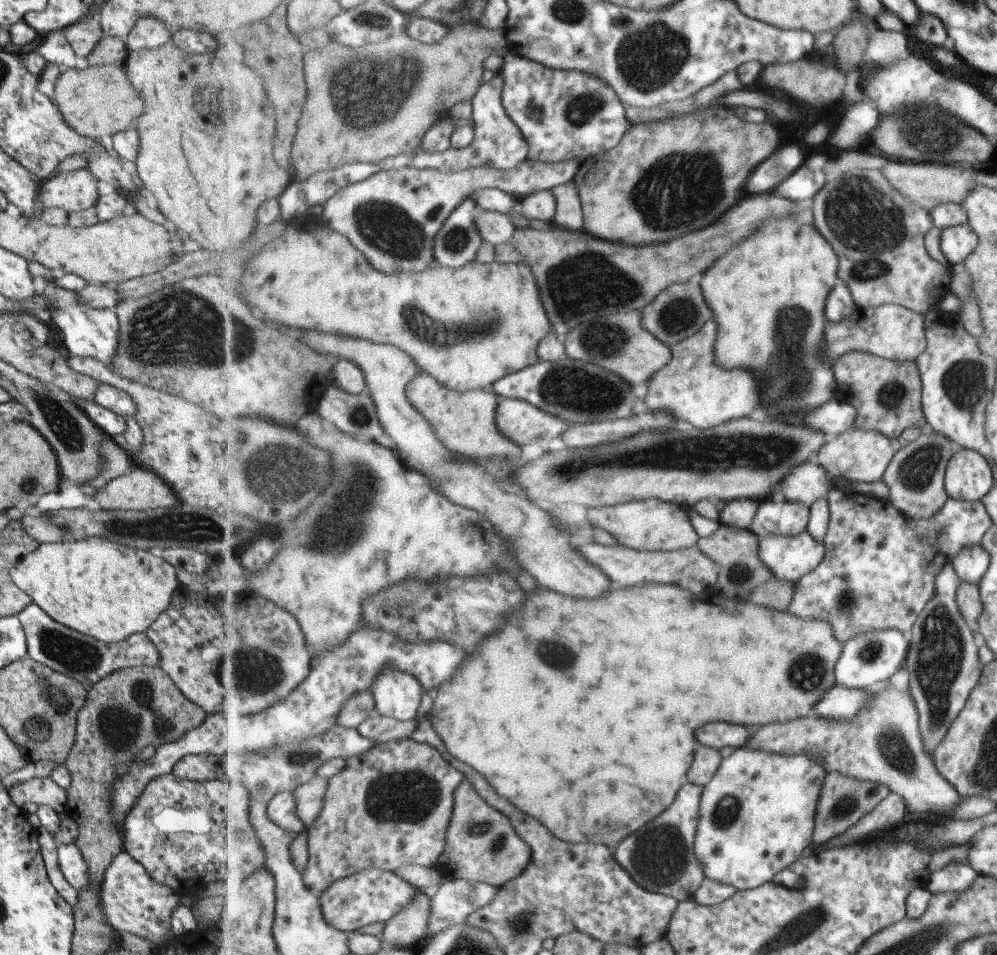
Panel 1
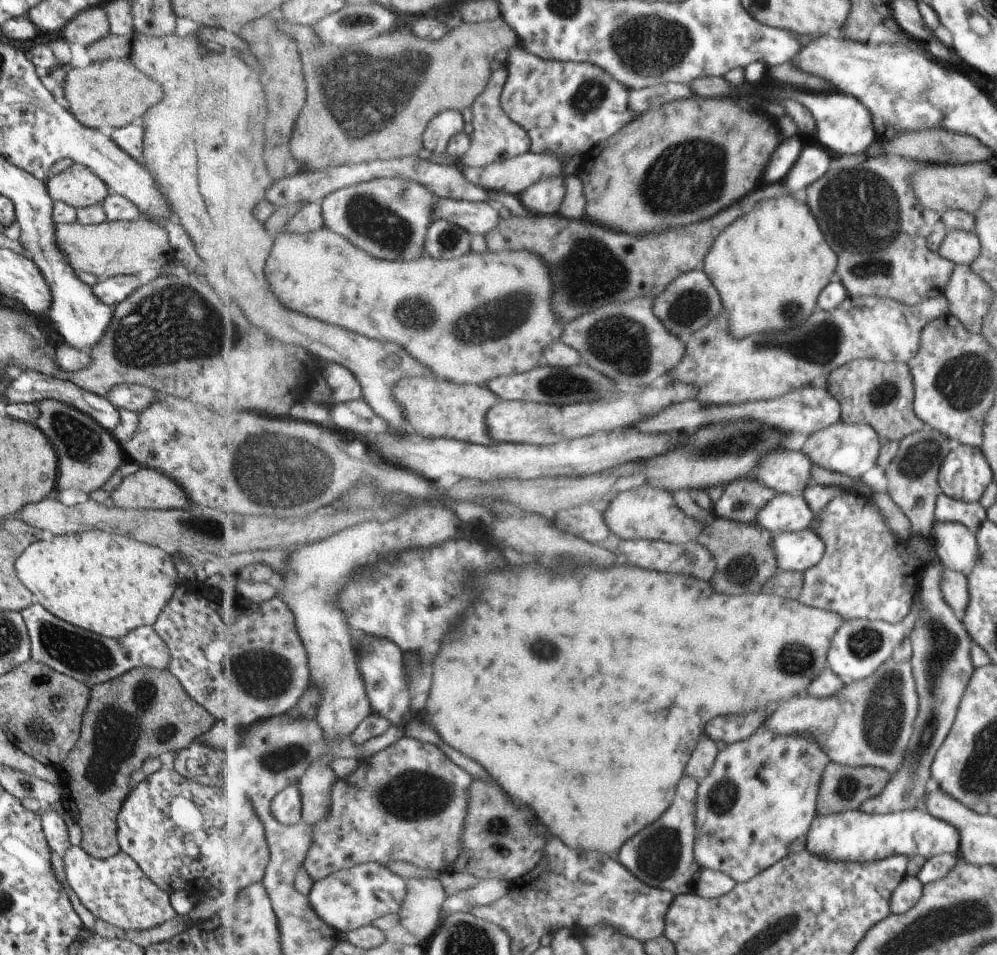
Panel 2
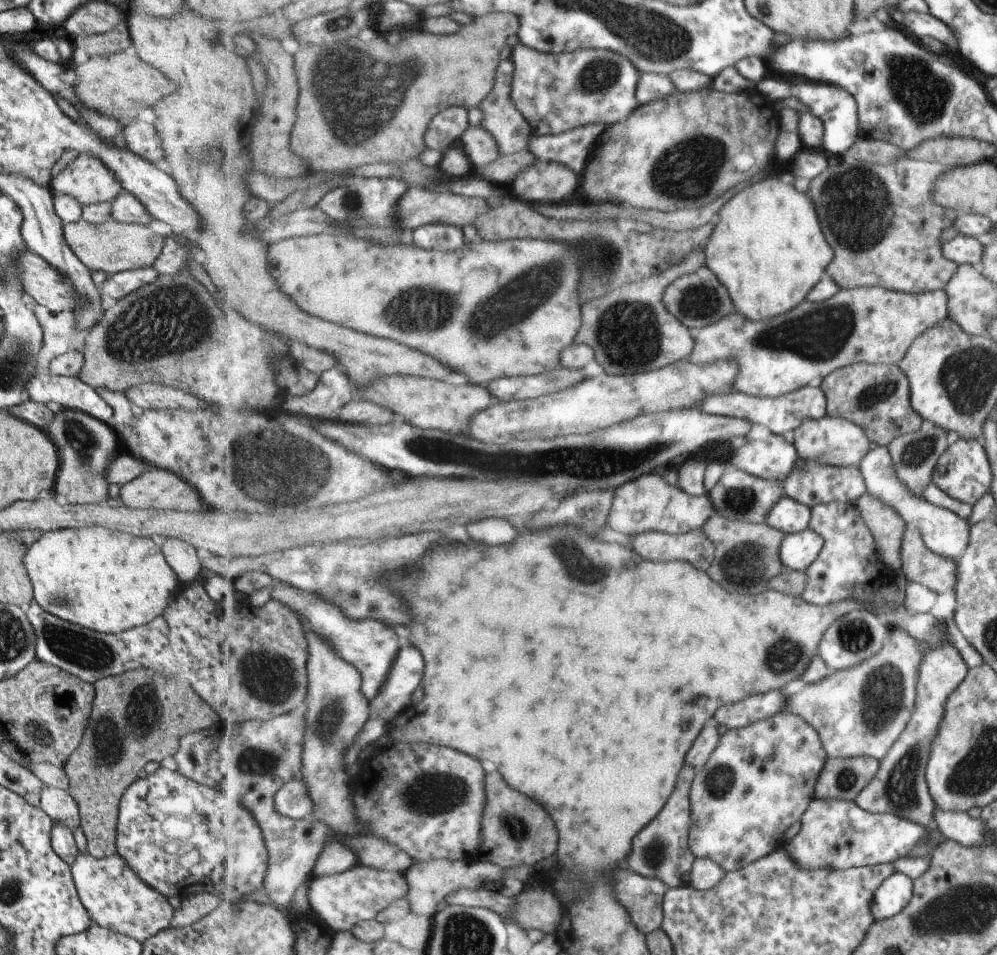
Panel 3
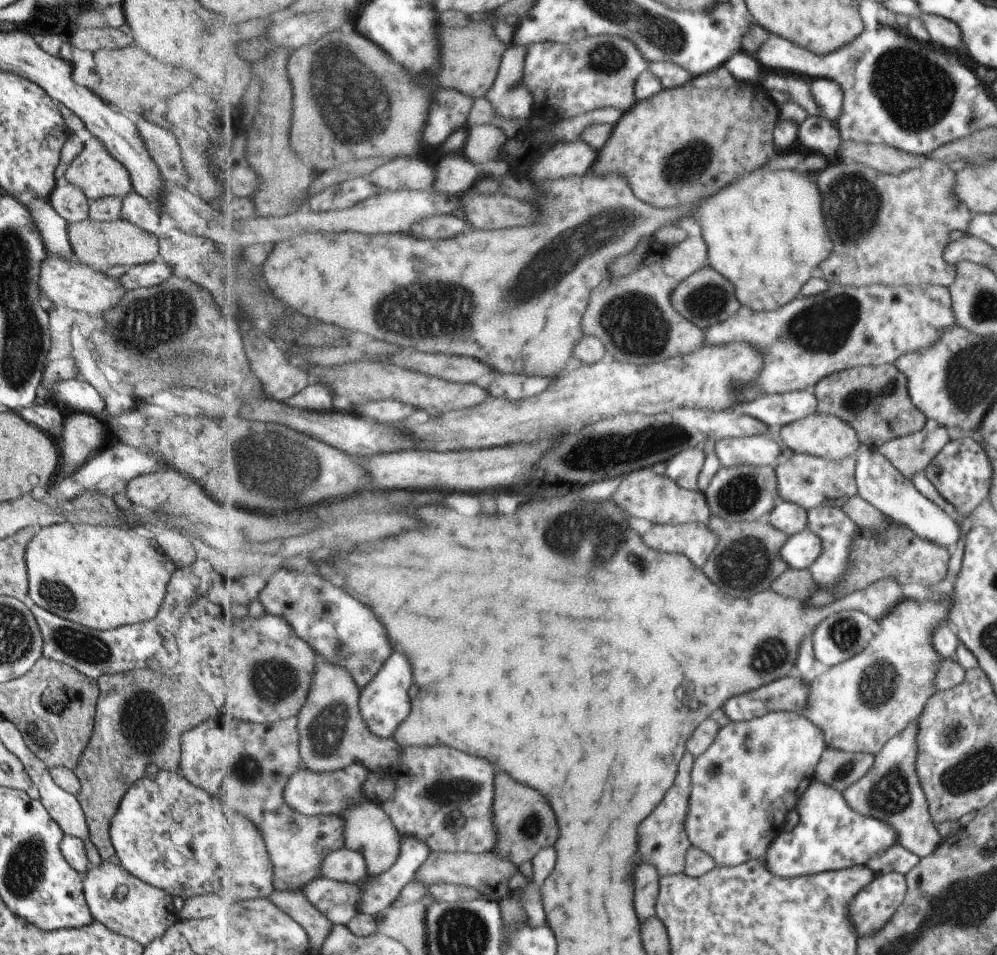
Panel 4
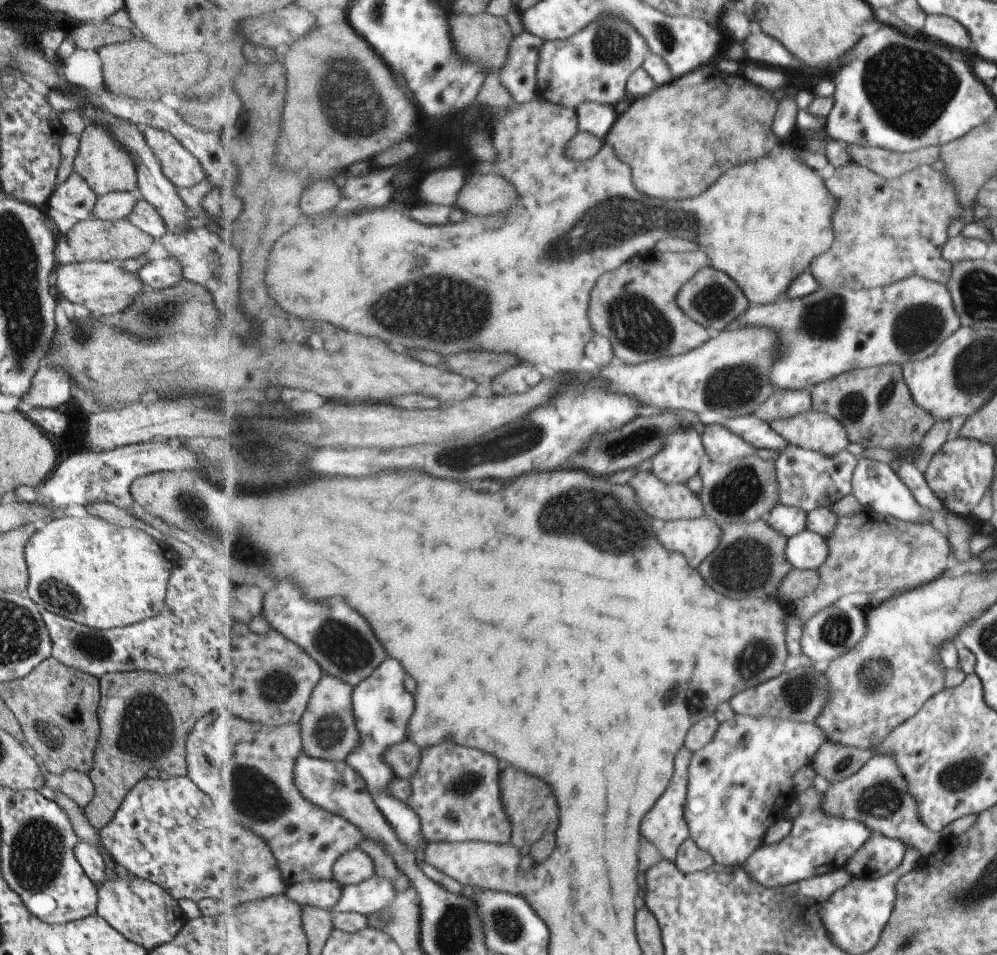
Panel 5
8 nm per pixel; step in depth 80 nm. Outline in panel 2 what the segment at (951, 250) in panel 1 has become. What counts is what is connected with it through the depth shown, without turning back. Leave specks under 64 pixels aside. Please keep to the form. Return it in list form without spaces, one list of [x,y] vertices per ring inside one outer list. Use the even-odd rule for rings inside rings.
[[[949,231],[938,246],[938,253],[948,261],[958,265],[969,265],[978,257],[981,243],[969,231]]]

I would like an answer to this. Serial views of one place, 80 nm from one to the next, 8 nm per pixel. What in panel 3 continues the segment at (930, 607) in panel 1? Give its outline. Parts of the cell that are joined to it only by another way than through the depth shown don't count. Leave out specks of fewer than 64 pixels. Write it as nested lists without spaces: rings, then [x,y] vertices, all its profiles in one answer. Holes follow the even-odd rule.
[[[926,643],[922,645],[926,650],[924,650],[924,656],[918,670],[917,702],[919,703],[919,714],[915,714],[915,718],[911,718],[911,726],[907,726],[907,730],[903,730],[903,734],[899,734],[901,736],[899,742],[893,742],[891,750],[886,752],[886,757],[879,760],[878,773],[856,796],[855,802],[870,813],[887,813],[904,818],[921,827],[931,827],[934,822],[935,806],[925,779],[925,766],[930,751],[930,742],[938,729],[938,722],[942,721],[943,705],[946,705],[946,700],[950,697],[950,694],[965,680],[968,666],[963,662],[959,651],[951,643],[942,644],[934,649],[927,647]]]

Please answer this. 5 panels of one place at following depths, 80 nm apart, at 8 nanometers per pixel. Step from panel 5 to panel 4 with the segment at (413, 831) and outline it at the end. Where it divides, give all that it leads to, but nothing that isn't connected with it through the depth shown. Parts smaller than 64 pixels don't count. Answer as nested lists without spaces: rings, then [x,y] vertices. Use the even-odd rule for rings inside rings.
[[[395,652],[391,660],[387,660],[378,670],[370,684],[361,688],[362,717],[373,734],[390,739],[398,731],[399,725],[410,716],[413,710],[411,696],[409,696],[411,684],[413,684],[411,662],[403,654]],[[401,834],[400,840],[401,857],[386,873],[370,876],[362,890],[359,913],[375,917],[387,910],[429,858],[431,850],[425,841]],[[343,848],[327,855],[322,866],[322,876],[344,883],[361,883],[370,876],[370,871],[363,853]]]

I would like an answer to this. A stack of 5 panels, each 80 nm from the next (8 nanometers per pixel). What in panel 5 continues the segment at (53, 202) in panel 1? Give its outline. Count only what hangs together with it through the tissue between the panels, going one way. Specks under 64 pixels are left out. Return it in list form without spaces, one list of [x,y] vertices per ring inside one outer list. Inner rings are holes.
[[[85,120],[82,133],[78,136],[77,154],[72,162],[72,172],[76,172],[87,186],[96,194],[104,195],[112,192],[135,192],[137,186],[136,168],[132,156],[128,155],[122,146],[114,141],[108,130],[98,122]]]

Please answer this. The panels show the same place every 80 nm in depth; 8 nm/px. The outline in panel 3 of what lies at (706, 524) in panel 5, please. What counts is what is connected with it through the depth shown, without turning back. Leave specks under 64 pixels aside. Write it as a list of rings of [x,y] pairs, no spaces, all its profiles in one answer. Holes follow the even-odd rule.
[[[698,528],[686,533],[642,530],[631,540],[631,548],[652,561],[689,561],[707,571],[716,557],[715,543]]]

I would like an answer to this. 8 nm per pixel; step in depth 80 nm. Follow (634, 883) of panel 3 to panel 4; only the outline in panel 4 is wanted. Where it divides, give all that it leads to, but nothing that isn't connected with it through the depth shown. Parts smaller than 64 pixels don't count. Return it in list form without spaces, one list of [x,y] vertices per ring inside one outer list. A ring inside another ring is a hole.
[[[651,863],[638,864],[634,870],[636,888],[634,905],[642,923],[657,916],[657,902],[660,891],[660,874]]]

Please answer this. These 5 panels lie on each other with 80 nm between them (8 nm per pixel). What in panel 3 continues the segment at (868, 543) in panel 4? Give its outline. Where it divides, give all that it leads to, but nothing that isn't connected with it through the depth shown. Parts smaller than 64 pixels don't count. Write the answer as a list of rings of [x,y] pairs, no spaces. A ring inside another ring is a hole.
[[[906,526],[903,530],[899,558],[899,570],[907,583],[922,584],[937,594],[947,591],[954,593],[957,561],[931,551],[913,527]]]

